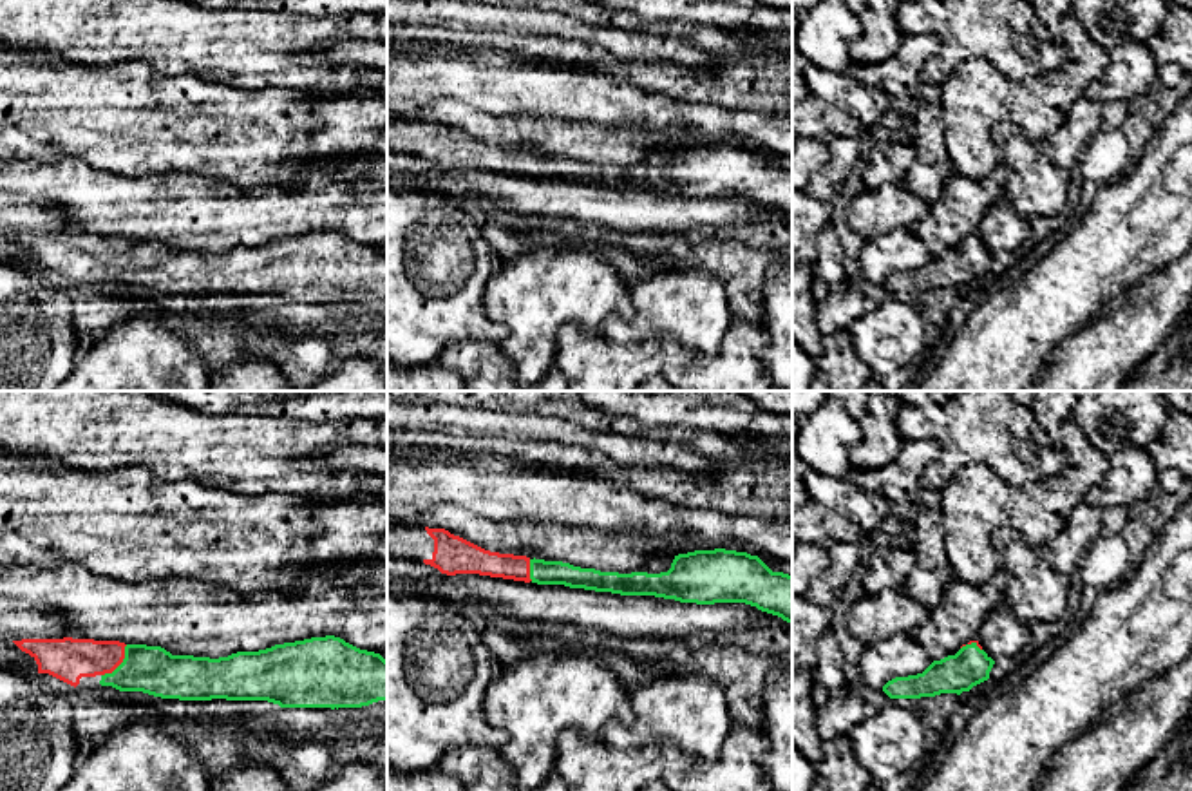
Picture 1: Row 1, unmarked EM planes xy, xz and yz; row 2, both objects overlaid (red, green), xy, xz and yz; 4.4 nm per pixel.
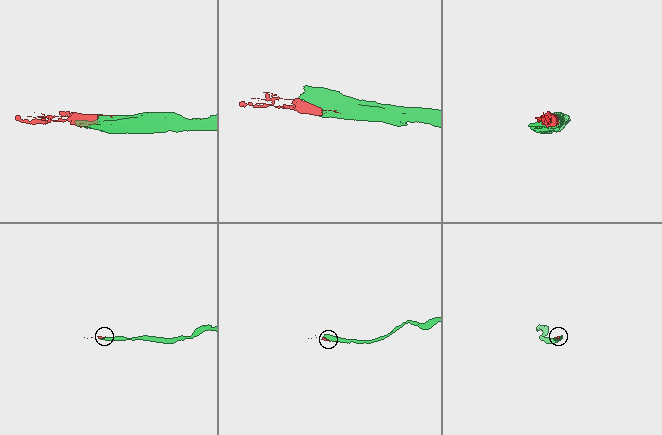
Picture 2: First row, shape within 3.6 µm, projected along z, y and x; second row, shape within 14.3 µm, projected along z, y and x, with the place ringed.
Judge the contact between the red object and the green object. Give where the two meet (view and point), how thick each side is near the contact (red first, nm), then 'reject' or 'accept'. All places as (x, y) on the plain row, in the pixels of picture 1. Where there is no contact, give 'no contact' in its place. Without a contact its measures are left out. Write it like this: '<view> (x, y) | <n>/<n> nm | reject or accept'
xy (120, 257) | 190/220 nm | accept

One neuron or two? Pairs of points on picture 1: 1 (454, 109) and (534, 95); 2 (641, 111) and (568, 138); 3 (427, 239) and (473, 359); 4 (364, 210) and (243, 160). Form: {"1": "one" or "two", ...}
{"1": "two", "2": "two", "3": "two", "4": "two"}

